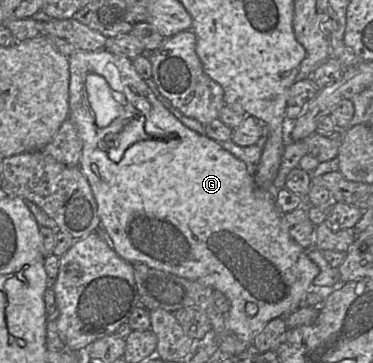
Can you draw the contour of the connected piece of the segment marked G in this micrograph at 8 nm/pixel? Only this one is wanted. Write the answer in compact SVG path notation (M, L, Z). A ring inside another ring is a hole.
M106 49L99 51L80 51L72 54L69 58L69 119L75 125L78 136L82 141L82 154L80 158L80 168L86 176L95 201L97 203L97 212L100 218L100 226L108 233L112 247L115 252L126 262L130 264L142 263L150 268L161 270L176 276L197 282L204 286L208 286L214 290L222 292L230 301L230 309L225 314L225 321L228 329L230 329L240 341L244 343L253 343L254 337L274 318L284 317L304 305L304 300L309 293L309 288L313 280L319 274L320 270L306 254L303 249L289 235L287 224L284 220L284 214L277 205L277 197L269 190L259 187L254 176L247 171L246 164L233 156L231 153L223 149L220 144L206 135L200 135L183 125L168 109L166 109L155 95L149 89L145 81L137 73L133 66L132 60L125 56L114 54ZM94 73L102 76L108 82L113 97L117 102L121 102L121 98L127 103L131 103L145 117L145 131L153 137L134 144L127 149L118 163L113 162L108 157L108 139L112 138L111 126L114 121L105 128L99 128L95 122L95 116L88 107L87 92L85 81L88 74ZM254 303L257 306L257 312L253 316L246 314L246 304Z

